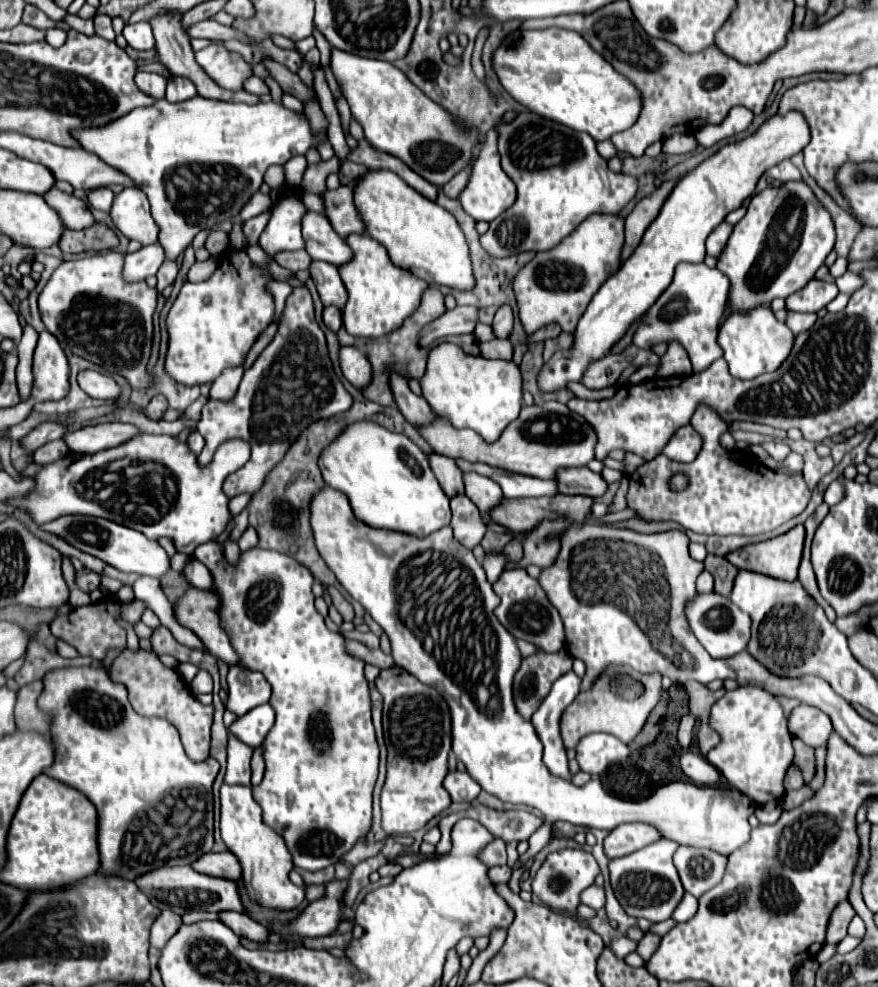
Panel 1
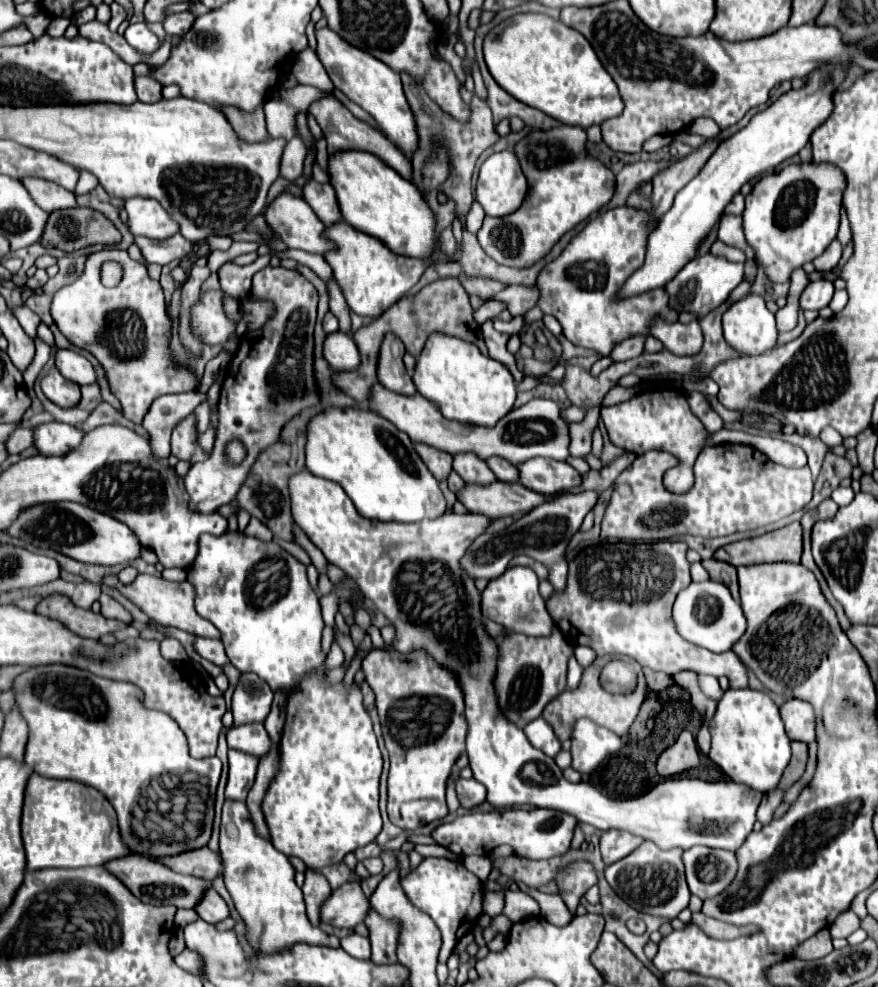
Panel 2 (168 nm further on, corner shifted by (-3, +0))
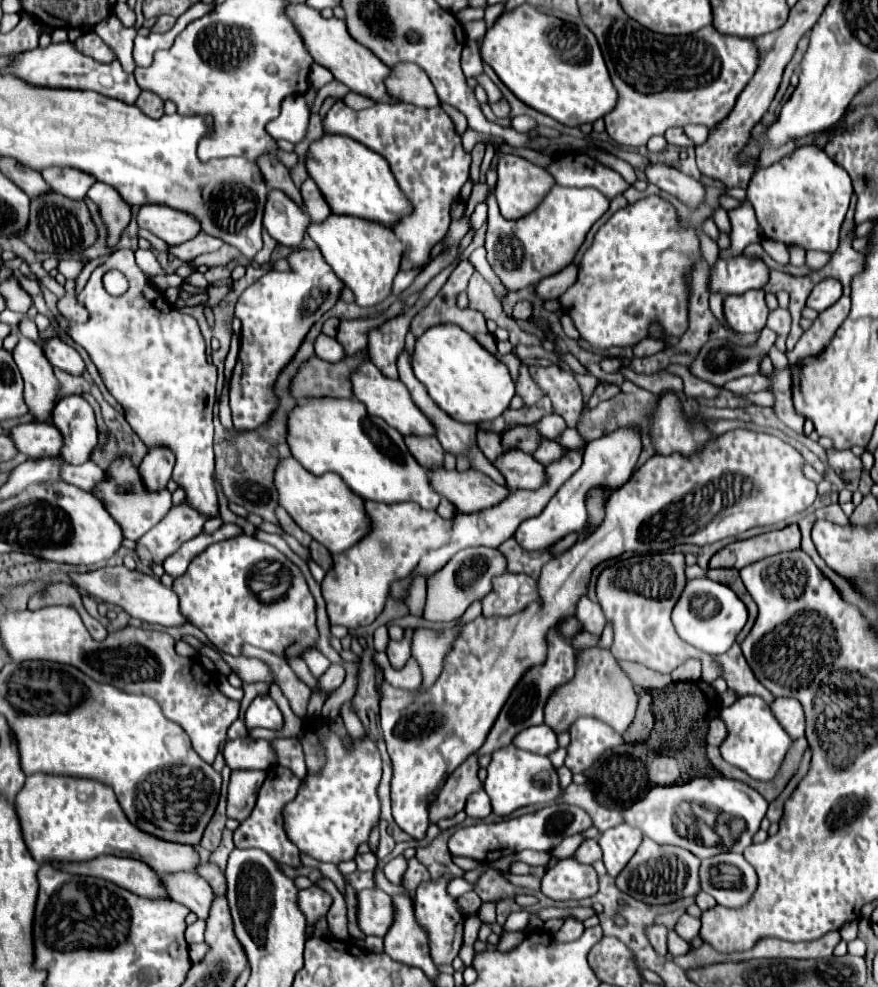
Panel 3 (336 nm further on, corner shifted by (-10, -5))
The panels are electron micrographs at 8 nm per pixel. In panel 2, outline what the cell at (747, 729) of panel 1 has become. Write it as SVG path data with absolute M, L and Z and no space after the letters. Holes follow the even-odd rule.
M752 688L726 690L714 716L708 720L708 730L712 734L708 758L718 764L730 780L746 784L758 792L770 792L776 788L790 762L790 738L784 732L778 706L766 692Z

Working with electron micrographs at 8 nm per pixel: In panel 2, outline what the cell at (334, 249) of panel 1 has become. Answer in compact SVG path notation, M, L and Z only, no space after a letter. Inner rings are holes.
M290 192L276 196L264 210L266 224L288 248L298 248L306 252L324 254L332 250L334 244L324 238L324 224L316 218L312 208Z

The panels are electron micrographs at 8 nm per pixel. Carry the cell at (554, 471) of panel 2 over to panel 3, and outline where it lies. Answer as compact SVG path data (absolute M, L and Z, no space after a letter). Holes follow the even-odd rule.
M505 453L499 457L499 465L495 465L507 479L507 487L511 491L517 489L541 489L549 483L545 465L525 453Z

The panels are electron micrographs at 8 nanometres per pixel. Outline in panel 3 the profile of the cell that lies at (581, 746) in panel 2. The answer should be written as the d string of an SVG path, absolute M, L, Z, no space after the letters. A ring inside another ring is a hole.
M593 717L577 719L571 725L569 735L571 745L567 747L565 765L571 769L571 773L587 771L607 749L623 743L623 737L619 733L615 733L607 723Z

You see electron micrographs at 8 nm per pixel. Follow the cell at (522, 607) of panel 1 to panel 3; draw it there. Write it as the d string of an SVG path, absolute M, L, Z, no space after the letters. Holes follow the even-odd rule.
M505 573L483 599L483 617L511 617L531 603L539 603L537 581L525 573Z

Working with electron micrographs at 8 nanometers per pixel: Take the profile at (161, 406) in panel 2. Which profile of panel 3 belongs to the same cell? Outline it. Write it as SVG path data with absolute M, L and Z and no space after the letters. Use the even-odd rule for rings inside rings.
M153 447L145 455L139 465L139 473L143 473L143 483L149 489L163 489L171 479L175 465L175 455L167 447Z

